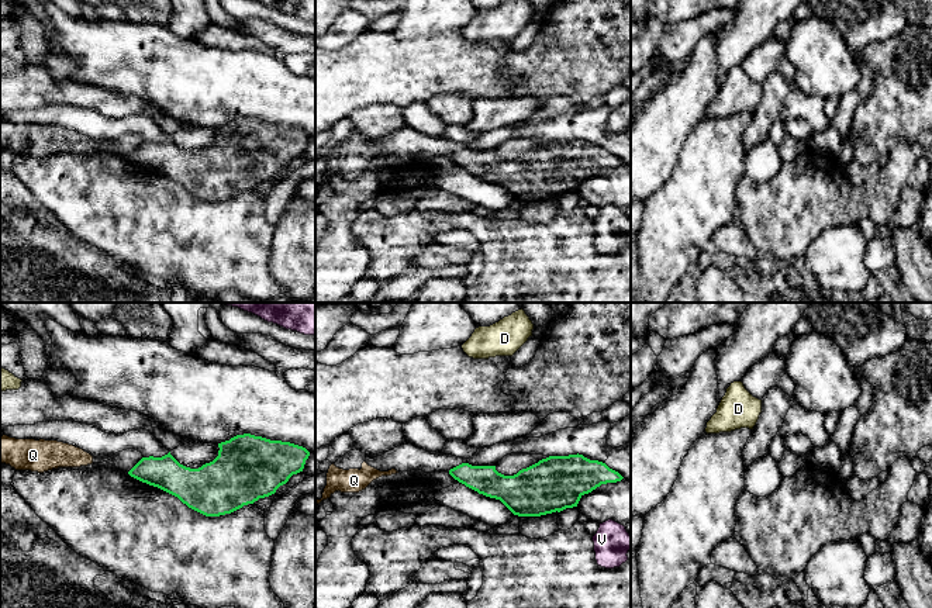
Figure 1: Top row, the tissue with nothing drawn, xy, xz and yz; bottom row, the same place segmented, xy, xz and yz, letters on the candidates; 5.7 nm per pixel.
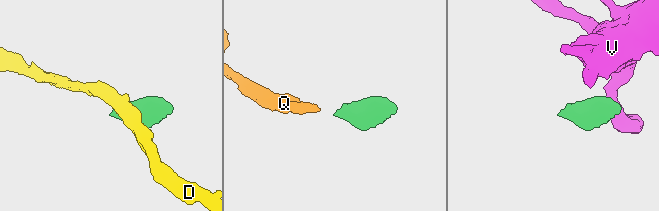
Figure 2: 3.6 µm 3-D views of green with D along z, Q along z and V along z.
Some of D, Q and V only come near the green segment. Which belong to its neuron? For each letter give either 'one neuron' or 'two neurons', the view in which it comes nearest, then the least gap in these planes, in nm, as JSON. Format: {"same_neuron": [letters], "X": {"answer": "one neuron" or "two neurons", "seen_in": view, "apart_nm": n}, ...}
{"same_neuron": ["Q"], "D": {"answer": "two neurons", "seen_in": "xz", "apart_nm": 600}, "Q": {"answer": "one neuron", "seen_in": "xy", "apart_nm": 220}, "V": {"answer": "two neurons", "seen_in": "xz", "apart_nm": 170}}

